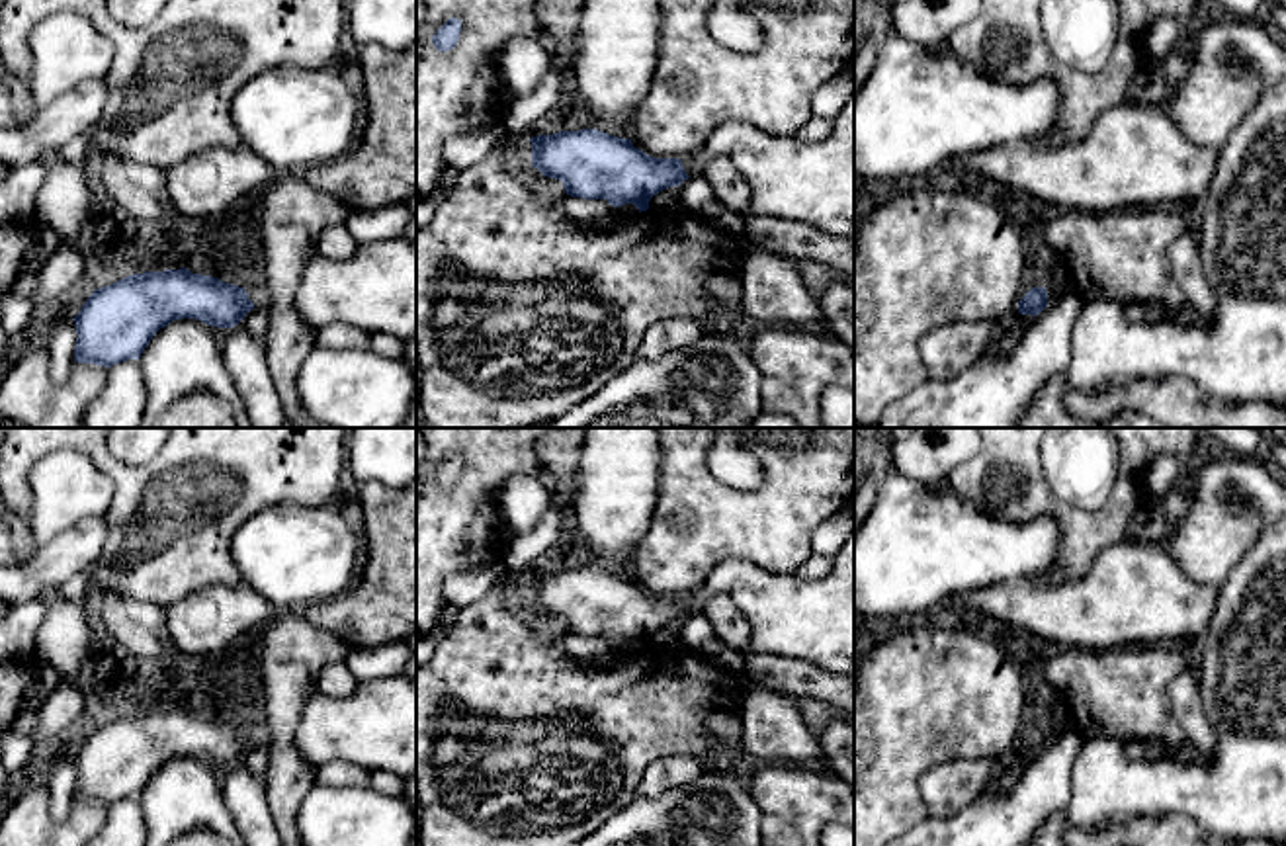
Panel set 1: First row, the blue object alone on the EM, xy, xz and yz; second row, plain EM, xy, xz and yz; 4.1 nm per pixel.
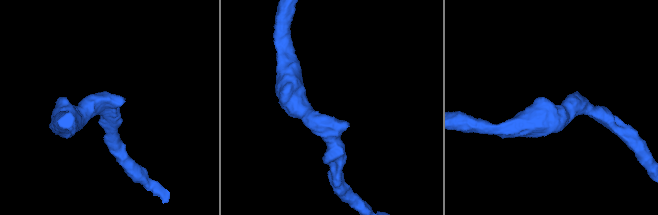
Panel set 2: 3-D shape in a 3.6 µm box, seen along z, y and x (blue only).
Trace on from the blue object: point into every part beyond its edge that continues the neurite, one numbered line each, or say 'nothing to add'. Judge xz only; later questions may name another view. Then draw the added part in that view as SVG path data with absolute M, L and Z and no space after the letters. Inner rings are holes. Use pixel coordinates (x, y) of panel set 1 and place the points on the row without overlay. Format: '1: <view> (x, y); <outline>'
1: xz (812, 620); M854 531L825 578L768 572L749 561L723 561L694 592L680 594L688 613L725 594L750 623L756 655L799 658L854 678Z

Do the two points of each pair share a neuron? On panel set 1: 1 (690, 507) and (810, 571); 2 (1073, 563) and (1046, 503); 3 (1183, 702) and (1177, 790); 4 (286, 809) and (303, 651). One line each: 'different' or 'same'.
1: different
2: same
3: different
4: same

